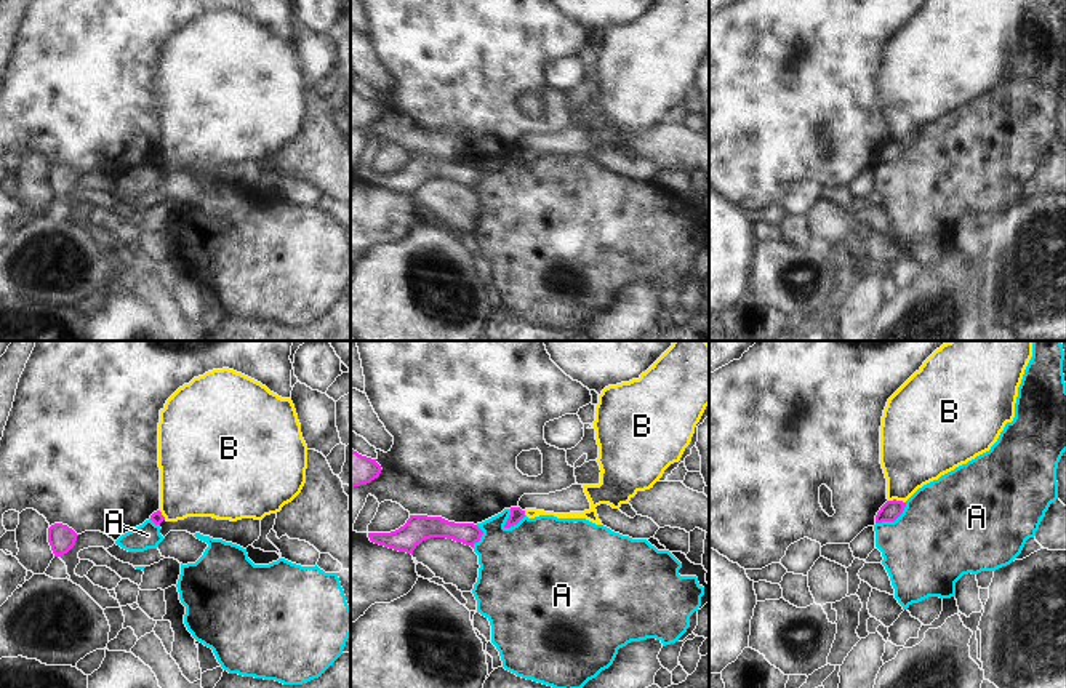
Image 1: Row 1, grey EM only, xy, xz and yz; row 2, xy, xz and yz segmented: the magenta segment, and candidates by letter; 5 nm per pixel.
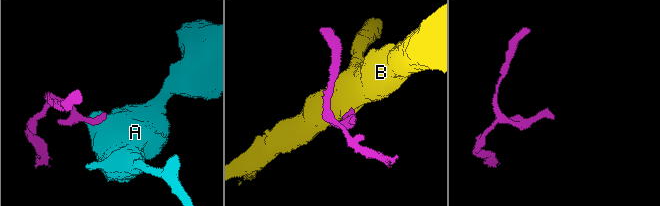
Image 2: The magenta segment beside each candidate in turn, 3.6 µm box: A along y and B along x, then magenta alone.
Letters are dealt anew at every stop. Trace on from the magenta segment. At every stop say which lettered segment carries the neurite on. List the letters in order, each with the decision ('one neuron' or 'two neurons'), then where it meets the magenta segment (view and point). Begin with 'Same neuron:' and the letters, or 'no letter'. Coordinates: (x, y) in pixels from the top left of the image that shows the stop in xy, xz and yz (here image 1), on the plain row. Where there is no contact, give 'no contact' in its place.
Same neuron: no letter
A: two neurons | xz (514, 165)
B: two neurons | yz (895, 141)

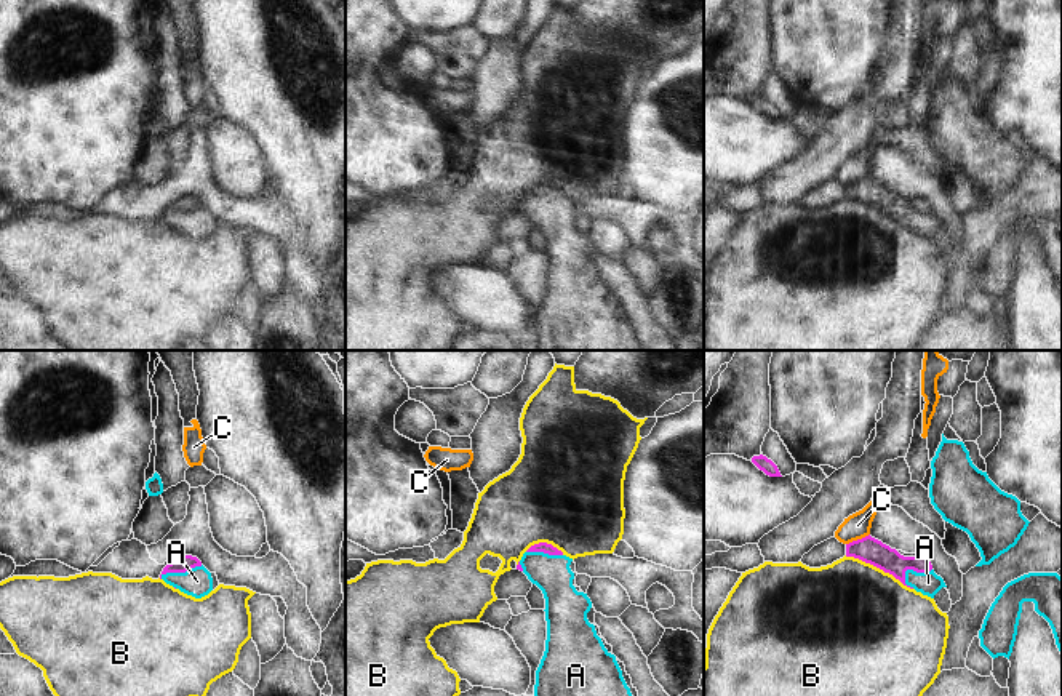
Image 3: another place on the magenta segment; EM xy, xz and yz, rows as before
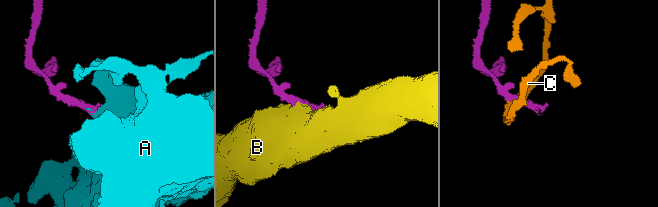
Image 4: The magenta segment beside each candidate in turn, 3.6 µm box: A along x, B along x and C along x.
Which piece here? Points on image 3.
Same neuron: A
A: one neuron | yz (912, 210)
B: two neurons | yz (878, 208)
C: two neurons | yz (858, 181)

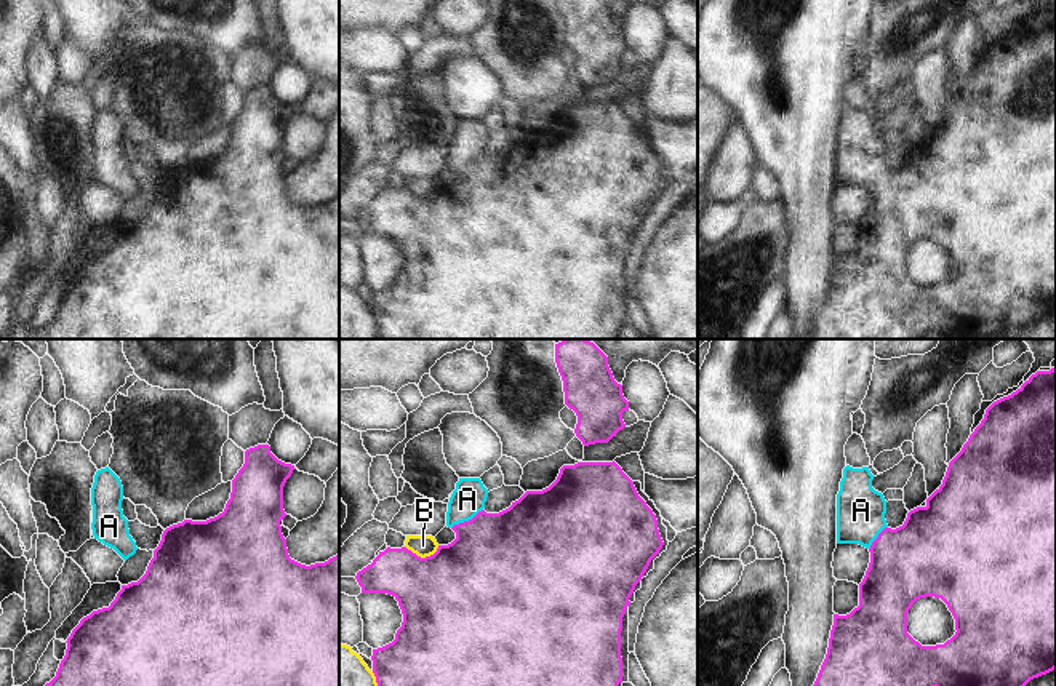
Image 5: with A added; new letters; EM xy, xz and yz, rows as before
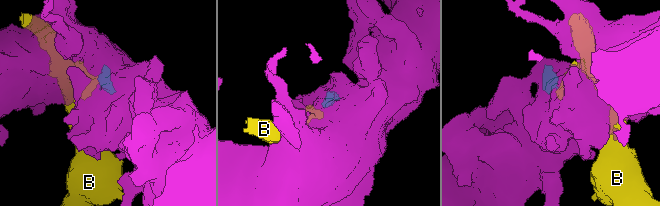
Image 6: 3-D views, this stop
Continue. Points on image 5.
Same neuron: A
A: one neuron | xz (466, 163)
B: two neurons | xz (423, 200)

